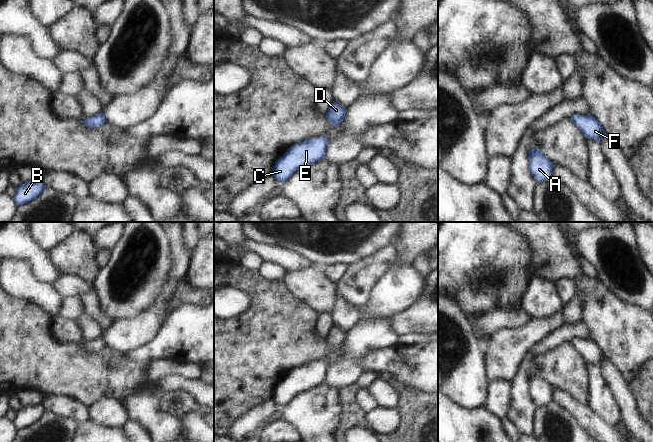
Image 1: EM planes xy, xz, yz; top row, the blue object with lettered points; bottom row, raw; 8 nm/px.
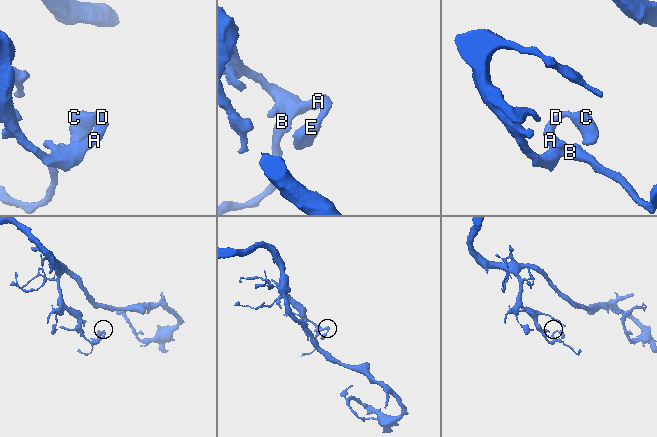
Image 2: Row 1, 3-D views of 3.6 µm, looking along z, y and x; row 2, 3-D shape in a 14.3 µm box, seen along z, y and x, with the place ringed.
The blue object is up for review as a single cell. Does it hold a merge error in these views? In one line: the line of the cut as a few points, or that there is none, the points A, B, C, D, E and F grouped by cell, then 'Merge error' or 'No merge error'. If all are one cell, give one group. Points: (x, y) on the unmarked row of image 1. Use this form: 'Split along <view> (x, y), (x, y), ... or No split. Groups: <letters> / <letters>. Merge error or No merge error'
No split. Groups: A B C D E F. No merge error

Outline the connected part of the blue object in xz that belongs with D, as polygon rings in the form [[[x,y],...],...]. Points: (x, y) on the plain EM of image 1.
[[[333,325],[328,333],[328,336],[326,337],[326,342],[331,350],[336,350],[343,345],[346,333],[346,331],[343,331],[337,326]]]

